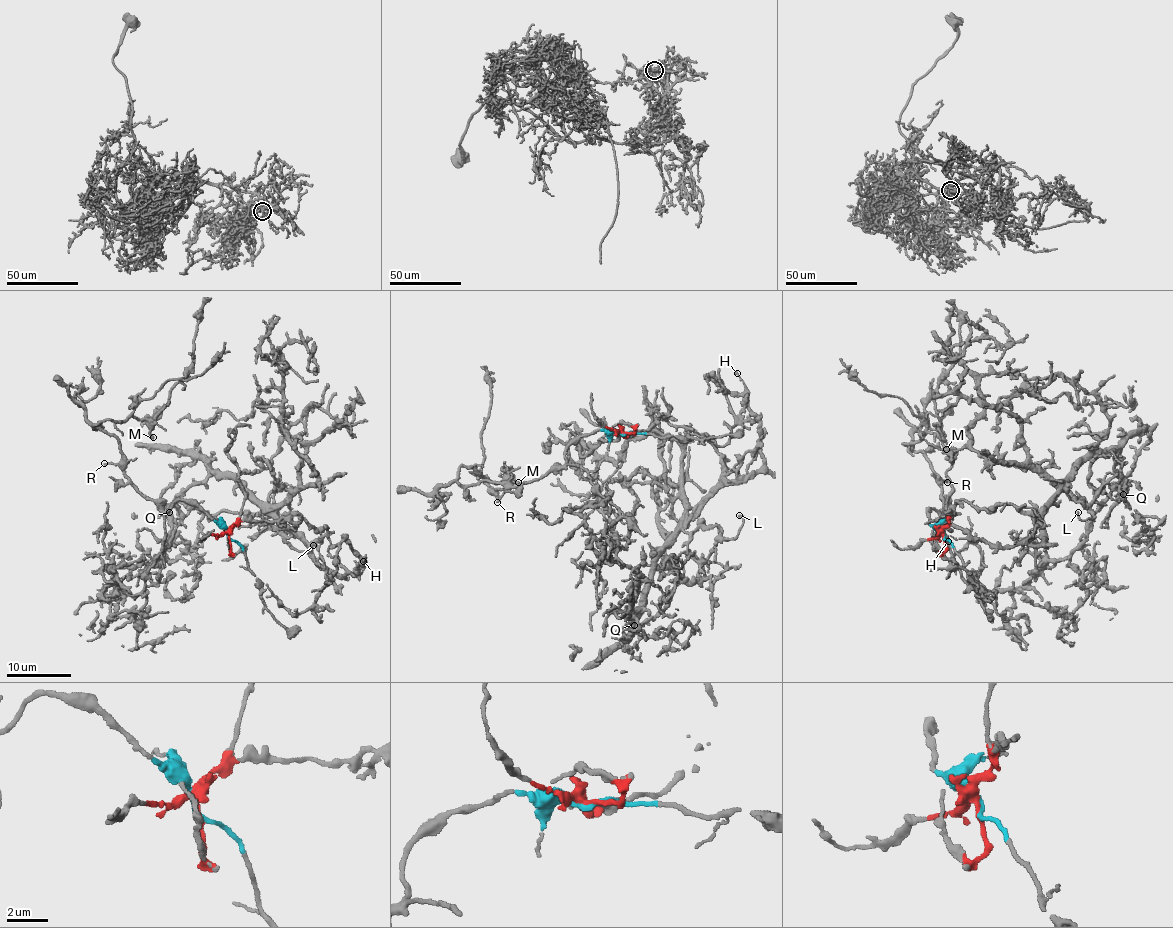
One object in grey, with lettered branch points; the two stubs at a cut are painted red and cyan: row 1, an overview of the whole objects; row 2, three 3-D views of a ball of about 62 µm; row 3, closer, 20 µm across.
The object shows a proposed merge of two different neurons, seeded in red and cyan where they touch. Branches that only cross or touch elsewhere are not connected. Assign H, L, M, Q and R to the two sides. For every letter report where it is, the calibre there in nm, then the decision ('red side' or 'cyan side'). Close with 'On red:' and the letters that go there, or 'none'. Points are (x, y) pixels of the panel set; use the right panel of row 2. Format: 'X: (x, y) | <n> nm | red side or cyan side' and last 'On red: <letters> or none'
H: (948, 541) | 200 nm | red side
L: (1078, 512) | 150 nm | red side
M: (946, 449) | 200 nm | cyan side
Q: (1123, 494) | 110 nm | red side
R: (947, 482) | 130 nm | cyan side
On red: H, L, Q

